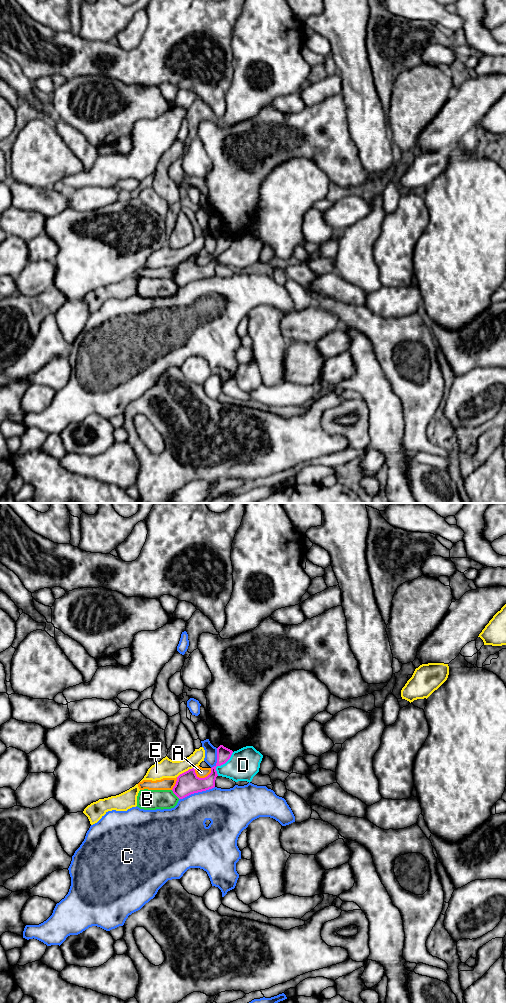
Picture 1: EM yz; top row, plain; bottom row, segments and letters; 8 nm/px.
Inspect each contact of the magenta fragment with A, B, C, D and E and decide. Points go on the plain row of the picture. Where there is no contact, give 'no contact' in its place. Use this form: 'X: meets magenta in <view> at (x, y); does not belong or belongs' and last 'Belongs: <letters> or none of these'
A: meets magenta in yz at (202, 266); does not belong
B: meets magenta in yz at (175, 282); does not belong
C: meets magenta in yz at (196, 280); does not belong
D: meets magenta in yz at (221, 252); does not belong
E: meets magenta in yz at (186, 259); does not belong
Belongs: none of these

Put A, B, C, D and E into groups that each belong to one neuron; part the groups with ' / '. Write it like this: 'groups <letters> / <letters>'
groups A D / B / C / E

